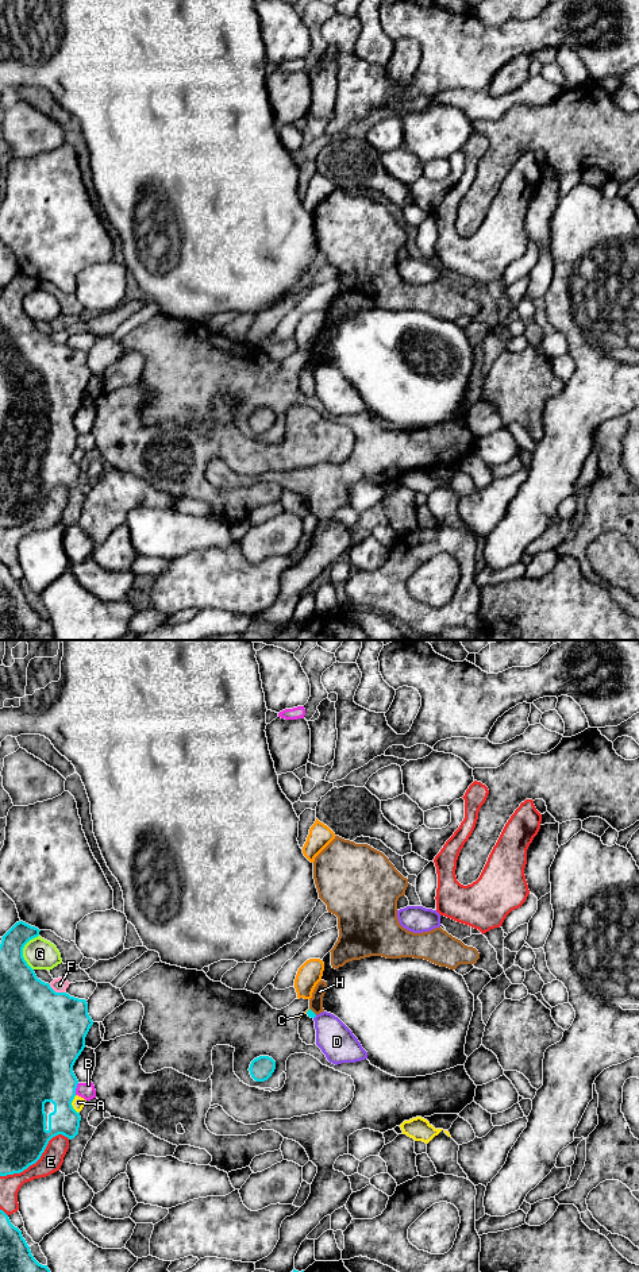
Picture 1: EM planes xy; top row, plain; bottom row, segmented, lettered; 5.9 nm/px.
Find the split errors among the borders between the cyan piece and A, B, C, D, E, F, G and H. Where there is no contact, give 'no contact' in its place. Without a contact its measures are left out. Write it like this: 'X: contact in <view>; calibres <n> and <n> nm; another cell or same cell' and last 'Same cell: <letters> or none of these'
A: contact in xy; calibres 360 and 70 nm; another cell
B: contact in xy; calibres 400 and 100 nm; another cell
C: contact in xy; calibres 40 and 20 nm; another cell
D: no contact; another cell
E: contact in xy; calibres 280 and 140 nm; another cell
F: contact in xy; calibres 500 and 90 nm; another cell
G: contact in xy; calibres 260 and 190 nm; another cell
H: contact in xy; calibres 40 and 80 nm; another cell
Same cell: none of these

